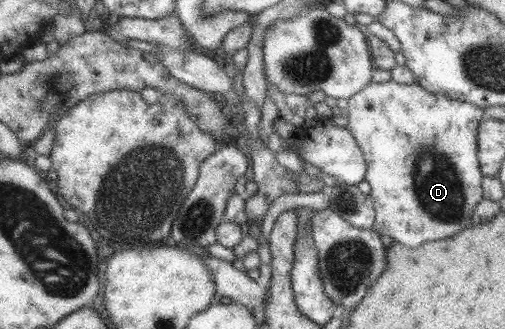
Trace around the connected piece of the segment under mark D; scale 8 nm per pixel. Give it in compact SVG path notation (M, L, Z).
M391 79L366 84L348 98L346 111L346 129L353 135L366 163L364 181L371 187L368 196L373 201L373 231L415 248L425 242L425 238L449 238L471 224L471 212L483 199L476 134L481 119L489 116L489 111L443 94L431 94L415 82L397 84Z

